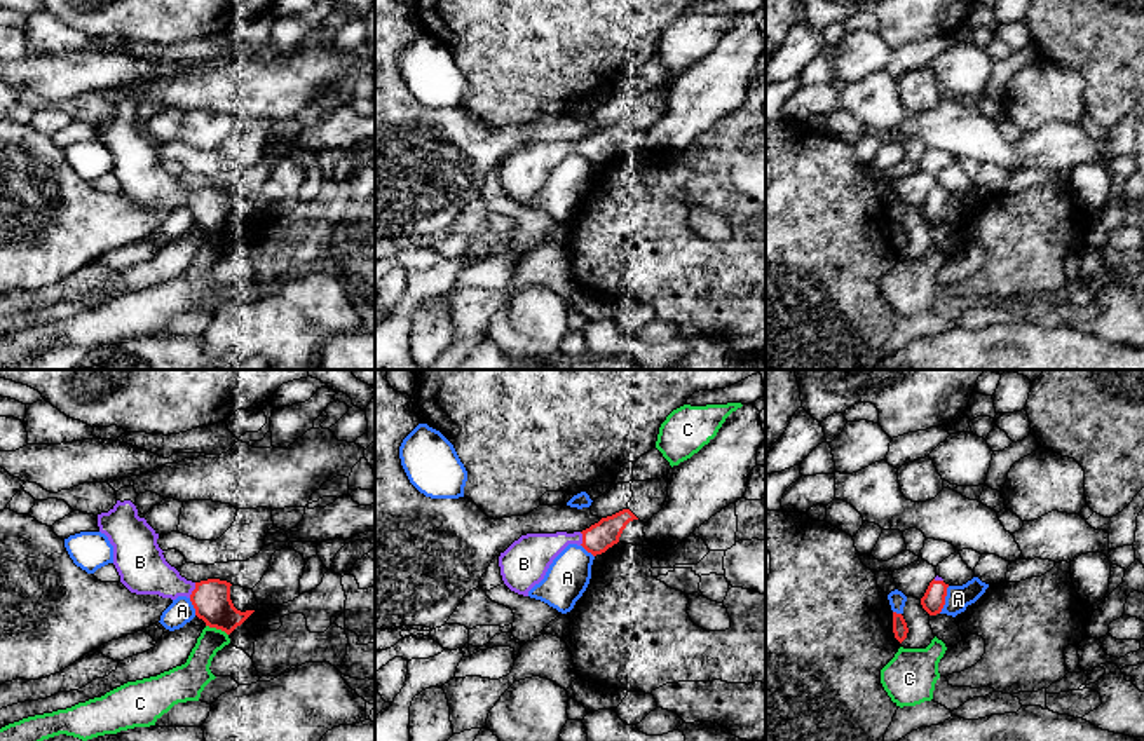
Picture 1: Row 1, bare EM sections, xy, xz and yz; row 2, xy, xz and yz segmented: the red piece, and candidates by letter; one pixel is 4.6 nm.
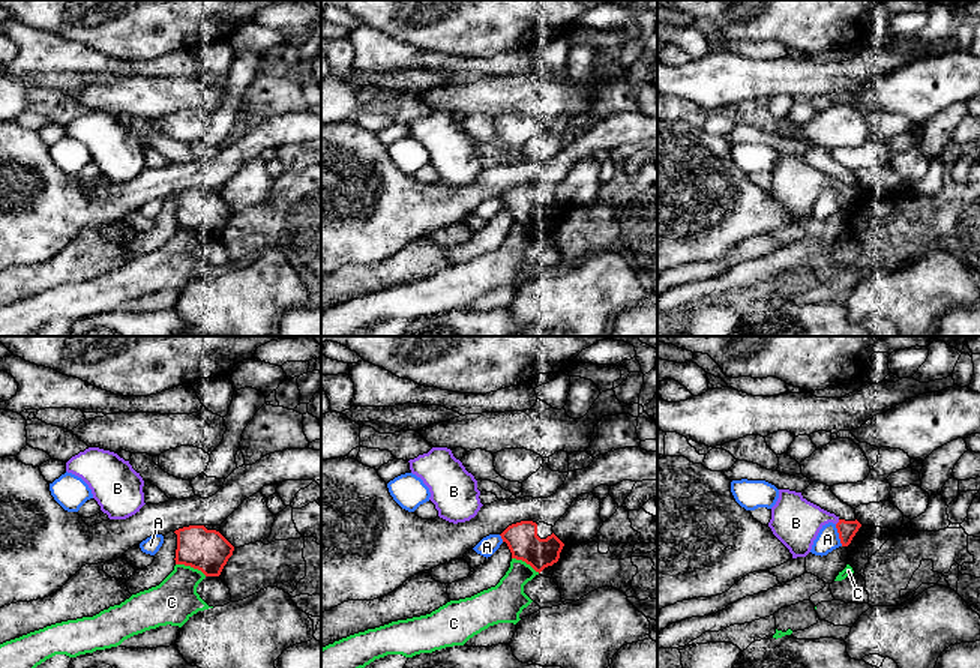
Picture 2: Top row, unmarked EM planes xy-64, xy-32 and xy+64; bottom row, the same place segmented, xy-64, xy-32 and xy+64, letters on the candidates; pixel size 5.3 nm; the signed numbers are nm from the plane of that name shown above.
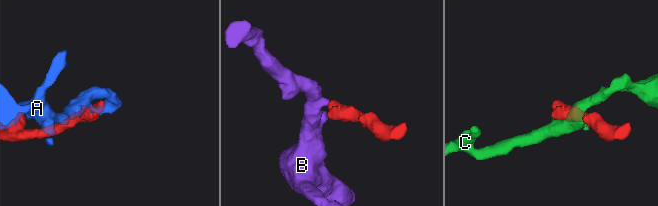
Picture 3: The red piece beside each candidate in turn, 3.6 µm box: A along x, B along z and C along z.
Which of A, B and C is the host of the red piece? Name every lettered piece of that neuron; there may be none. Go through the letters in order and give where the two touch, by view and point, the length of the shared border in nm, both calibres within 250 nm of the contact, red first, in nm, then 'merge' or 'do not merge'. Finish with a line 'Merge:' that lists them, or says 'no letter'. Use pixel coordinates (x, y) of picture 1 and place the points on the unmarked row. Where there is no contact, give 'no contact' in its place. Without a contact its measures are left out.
A: contact yz (944, 210); length 140 nm; calibres 110 and 110 nm; do not merge
B: contact xy (194, 199); length 80 nm; calibres 180 and 220 nm; merge
C: contact xy (217, 237); length 120 nm; calibres 180 and 150 nm; do not merge
Merge: B

